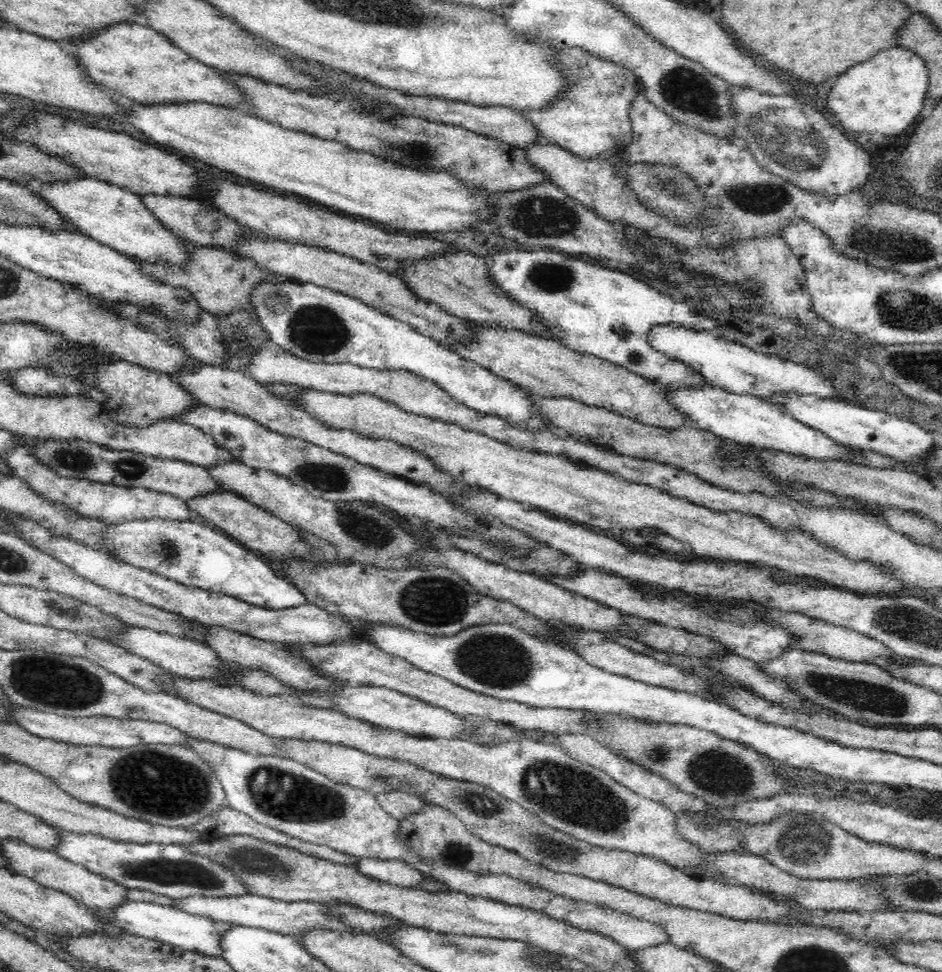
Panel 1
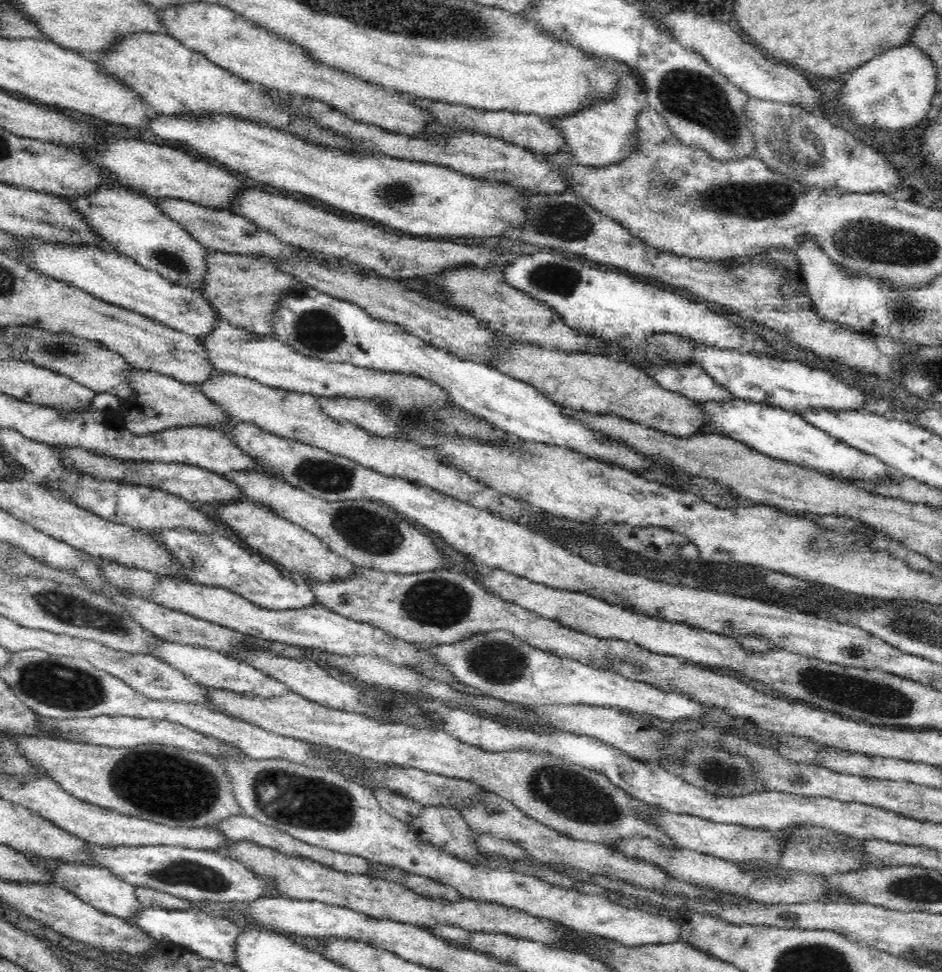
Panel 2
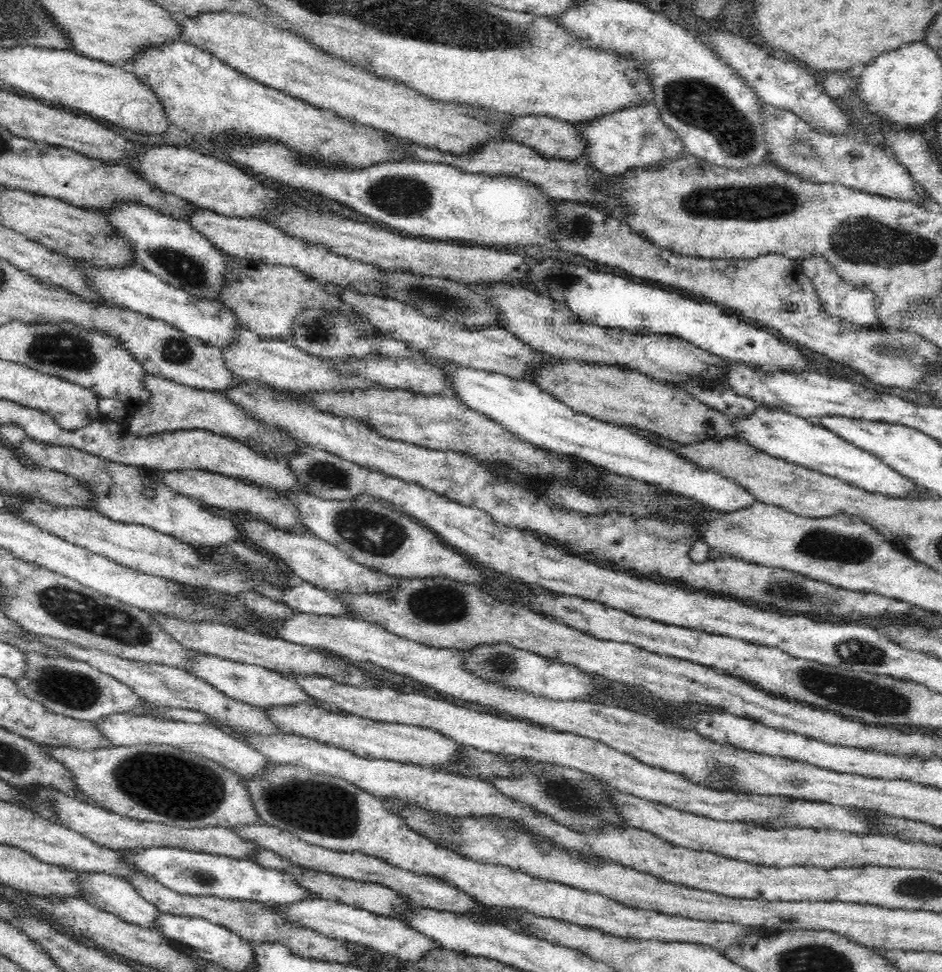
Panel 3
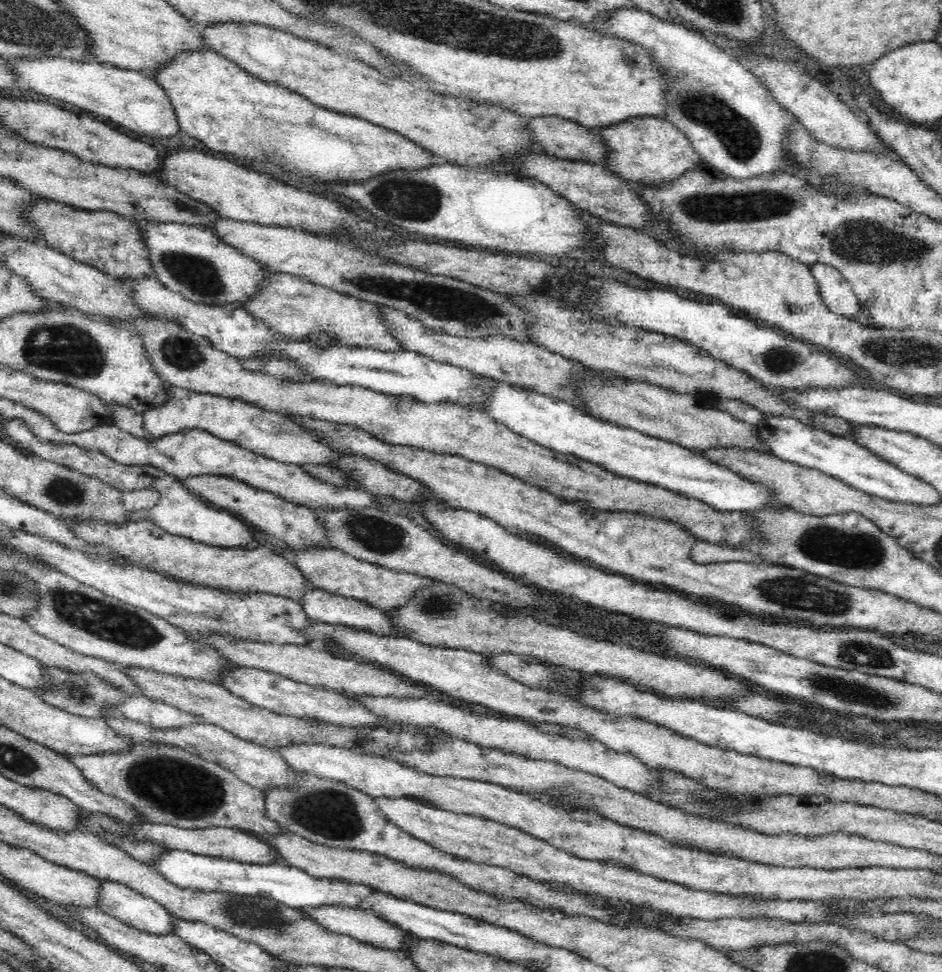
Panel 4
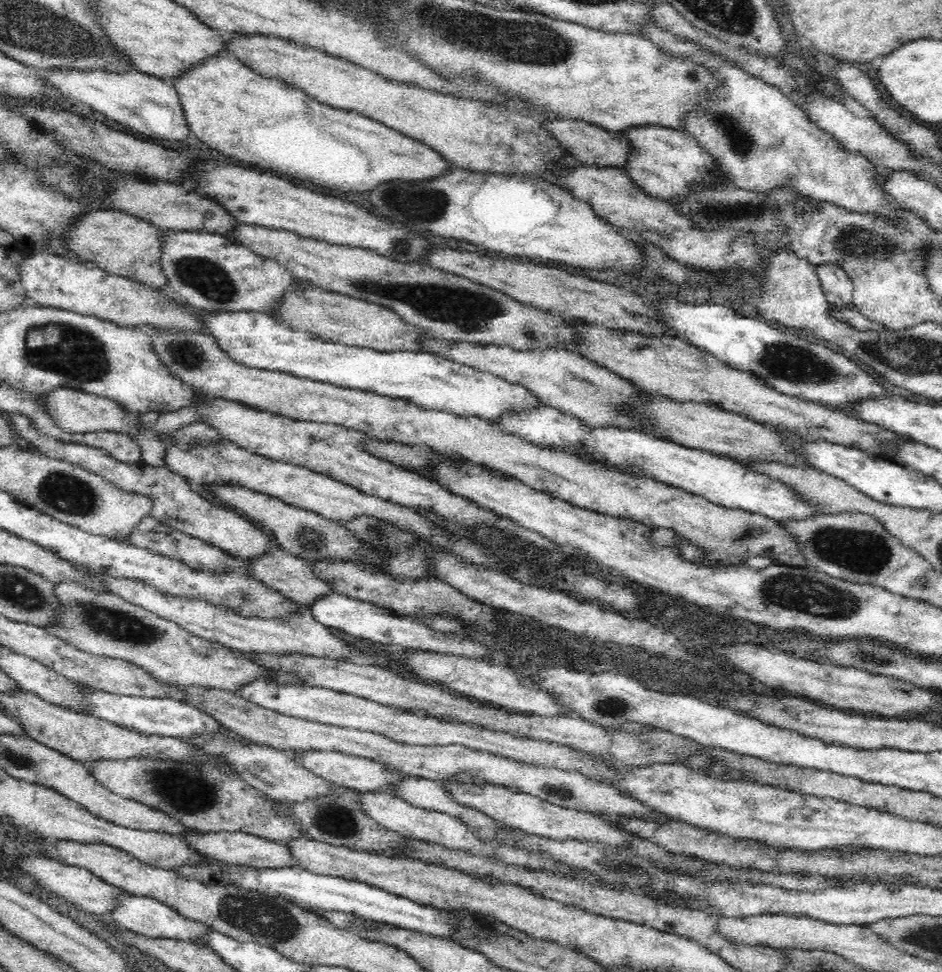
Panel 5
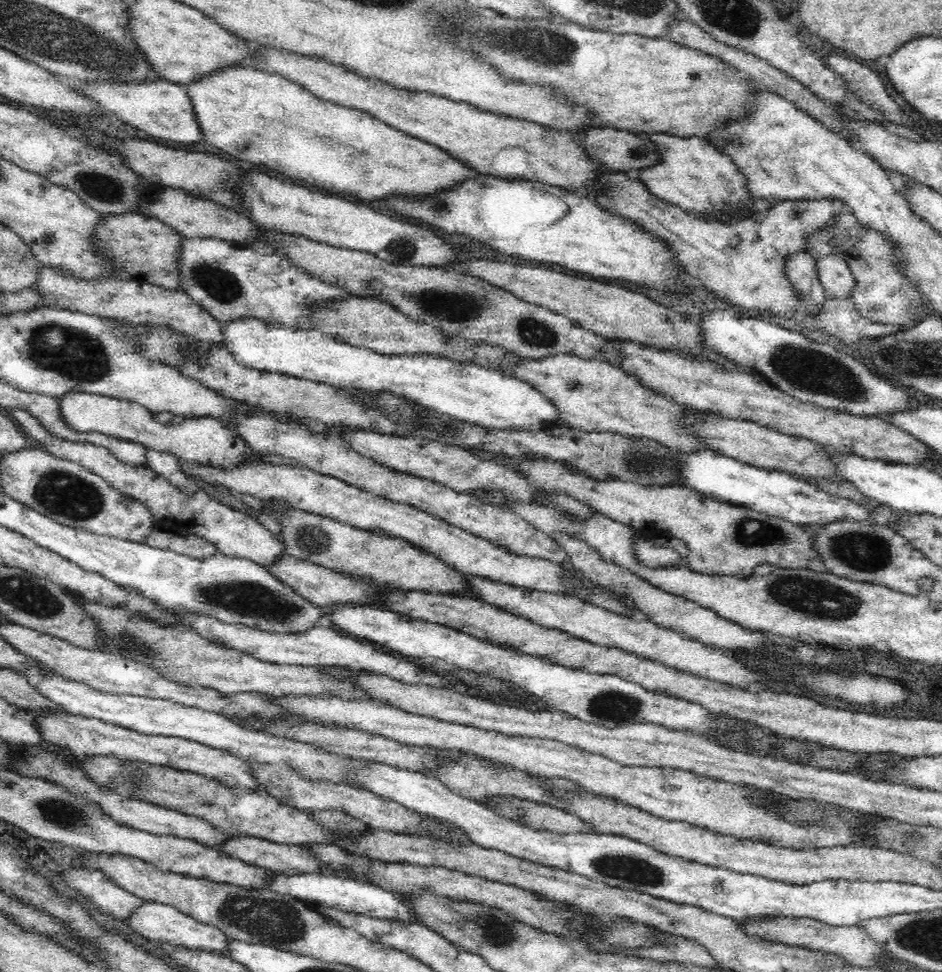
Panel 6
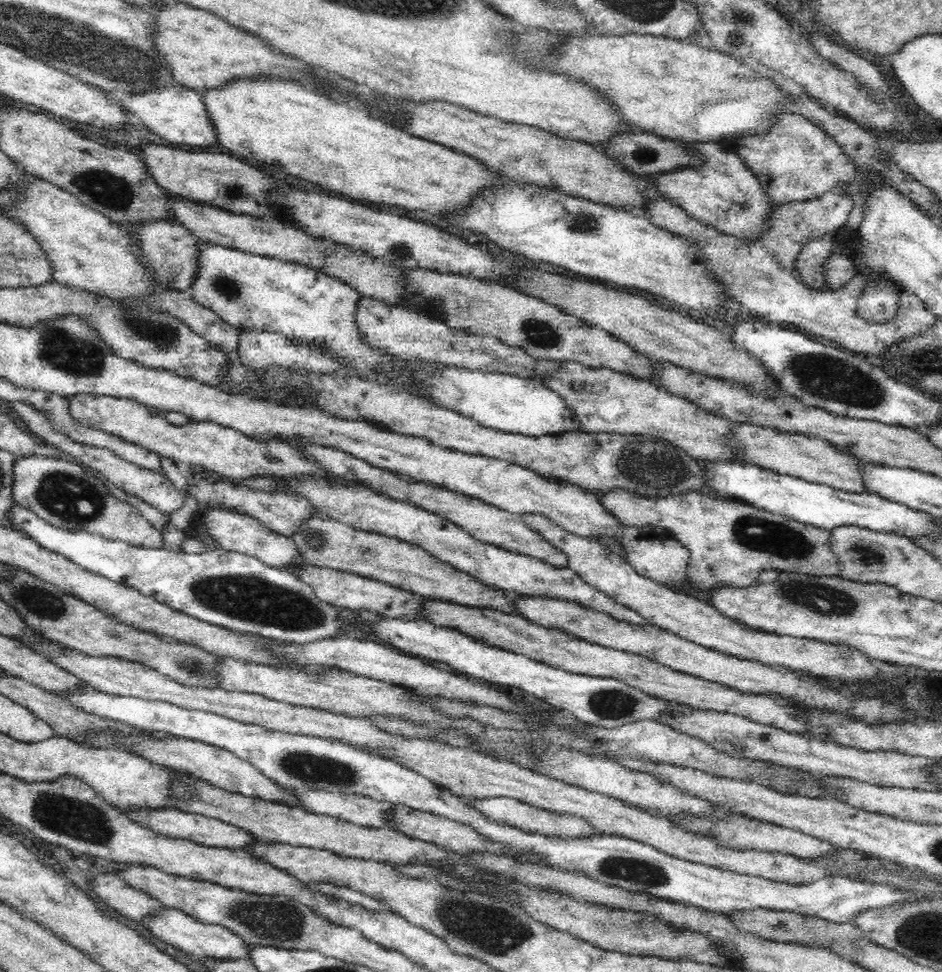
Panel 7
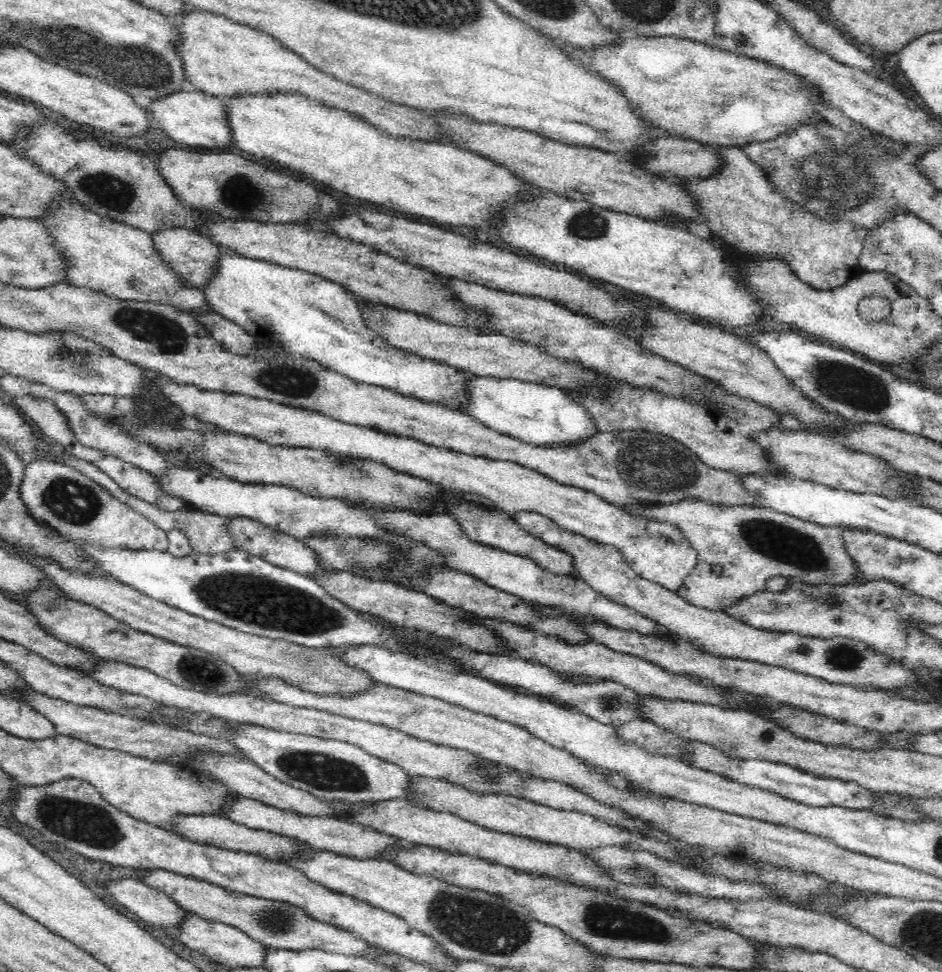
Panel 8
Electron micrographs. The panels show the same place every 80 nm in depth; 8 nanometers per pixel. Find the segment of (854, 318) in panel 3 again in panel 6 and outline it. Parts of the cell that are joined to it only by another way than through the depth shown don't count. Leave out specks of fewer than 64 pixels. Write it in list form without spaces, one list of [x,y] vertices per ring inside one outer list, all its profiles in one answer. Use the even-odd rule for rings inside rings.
[[[832,253],[818,257],[817,268],[826,298],[842,298],[852,294],[856,279],[849,262],[842,255]]]

